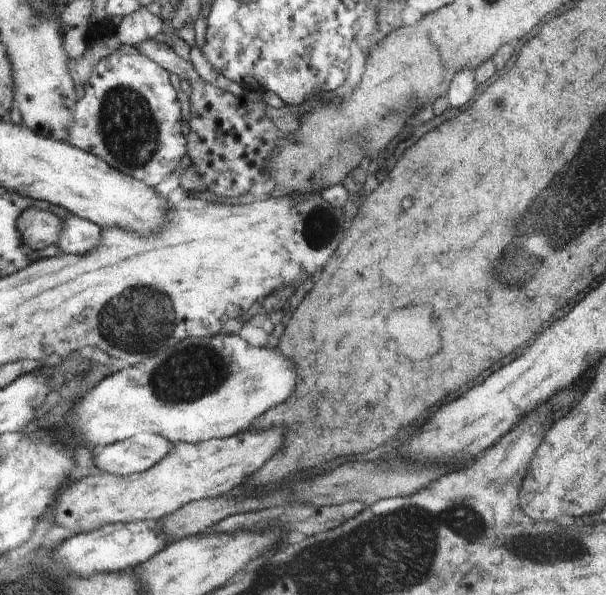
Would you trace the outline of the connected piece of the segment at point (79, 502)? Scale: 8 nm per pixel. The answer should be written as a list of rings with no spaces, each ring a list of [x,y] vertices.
[[[270,428],[262,432],[238,433],[234,437],[223,439],[213,438],[201,443],[175,443],[170,452],[152,468],[141,473],[128,476],[97,472],[86,469],[70,486],[66,487],[58,501],[54,512],[56,524],[72,530],[74,534],[87,533],[101,529],[104,525],[114,523],[133,523],[145,520],[161,520],[170,513],[176,512],[181,506],[200,499],[214,498],[230,492],[240,486],[246,476],[255,474],[285,446],[284,428]]]

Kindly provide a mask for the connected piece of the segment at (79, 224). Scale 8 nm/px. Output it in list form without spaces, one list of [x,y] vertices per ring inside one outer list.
[[[76,215],[63,220],[57,246],[61,251],[73,255],[83,255],[101,245],[103,230],[96,223],[81,219]]]

